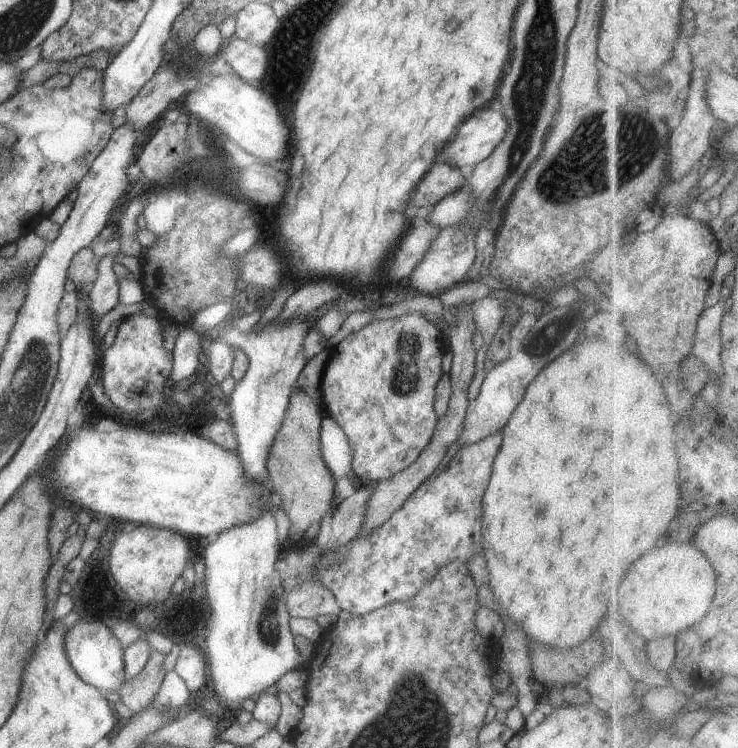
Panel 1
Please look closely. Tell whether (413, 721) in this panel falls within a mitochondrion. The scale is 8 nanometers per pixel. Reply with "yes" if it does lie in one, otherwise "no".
yes

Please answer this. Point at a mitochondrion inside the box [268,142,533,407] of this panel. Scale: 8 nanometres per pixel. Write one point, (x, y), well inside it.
(405, 380)

